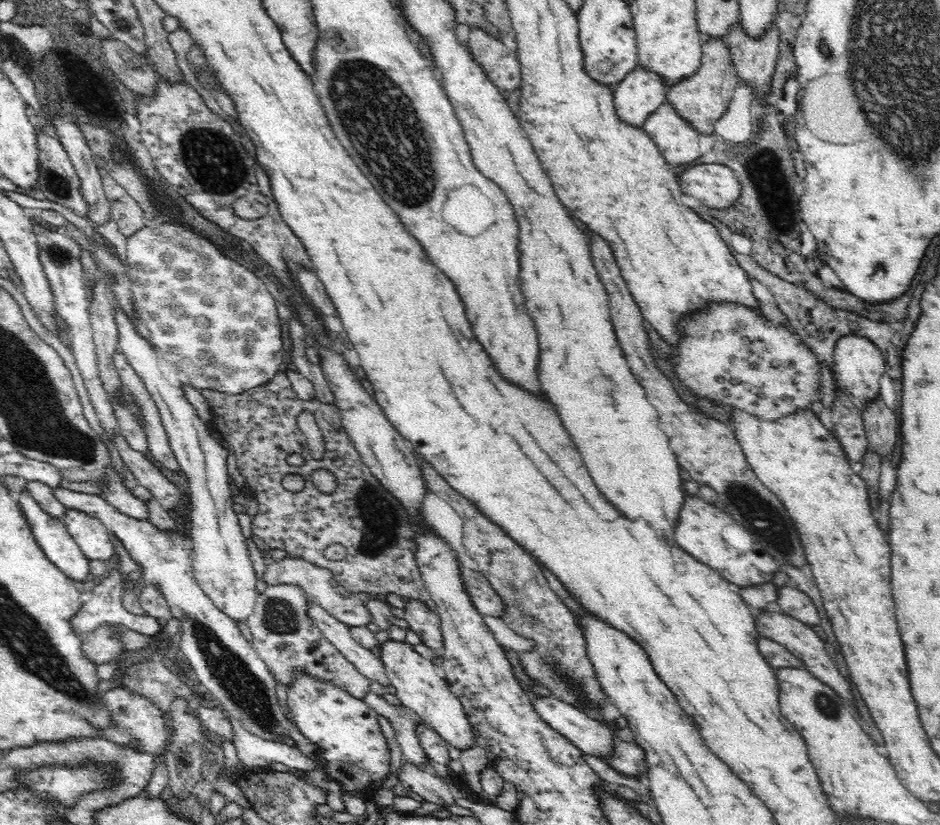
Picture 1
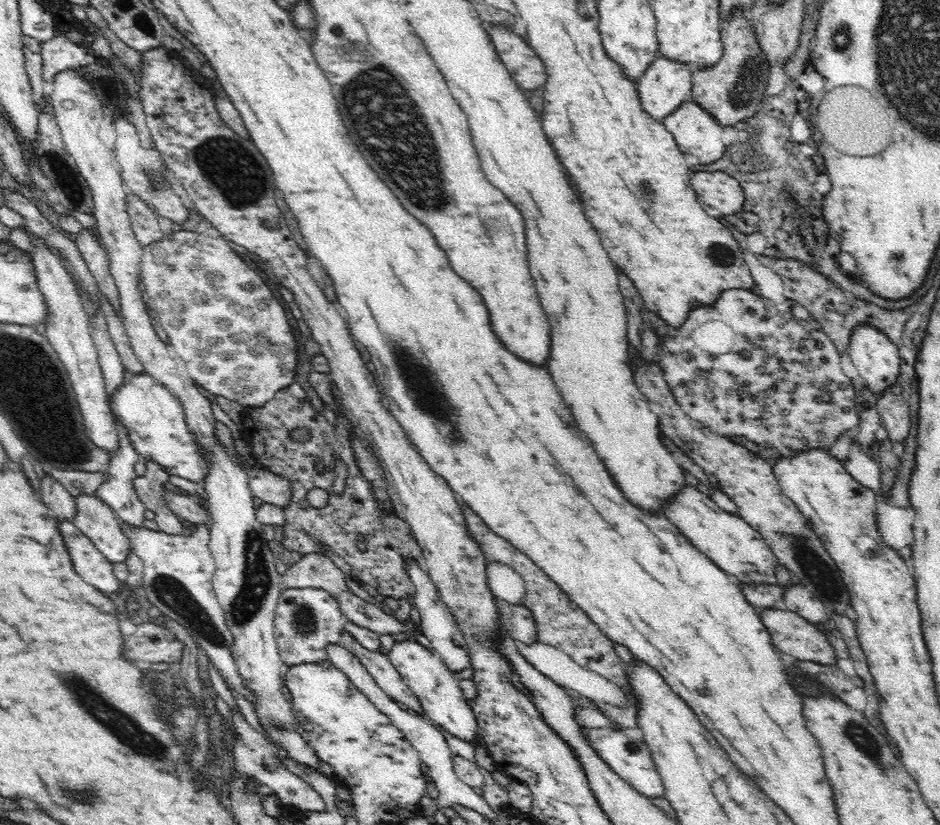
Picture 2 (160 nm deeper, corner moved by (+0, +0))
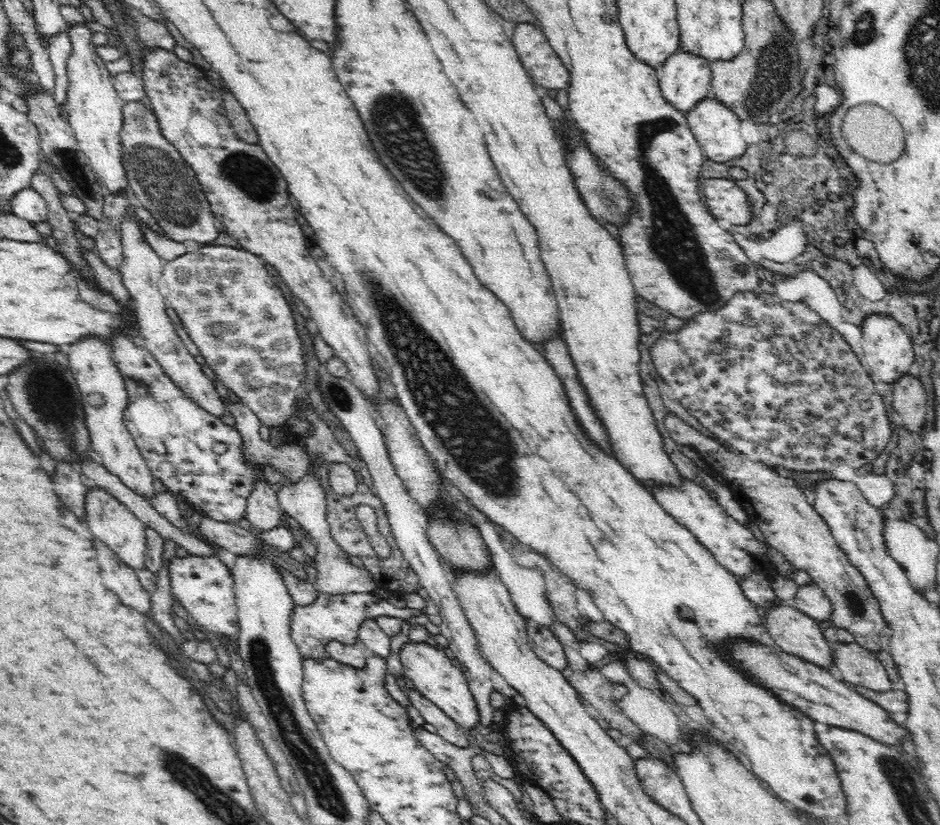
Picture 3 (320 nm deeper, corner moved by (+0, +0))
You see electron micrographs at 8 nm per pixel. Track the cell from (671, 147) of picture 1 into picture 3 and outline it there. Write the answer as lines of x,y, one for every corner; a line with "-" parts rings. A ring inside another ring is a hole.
713,95
699,102
692,110
689,110
688,121
696,140
701,144
707,158
716,162
728,162
732,158
738,158
748,148
748,143
742,137
740,127
742,119
738,119
733,110
722,105

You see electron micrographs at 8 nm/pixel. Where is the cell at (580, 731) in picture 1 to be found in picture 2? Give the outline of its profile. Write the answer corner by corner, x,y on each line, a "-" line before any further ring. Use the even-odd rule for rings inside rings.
616,726
610,729
584,728
584,731
587,732
589,742
597,750
600,758
604,758
606,764
609,764
620,778
649,799
665,798
665,786
662,784
660,773
657,772
651,750
644,741
632,740
621,731
621,727

